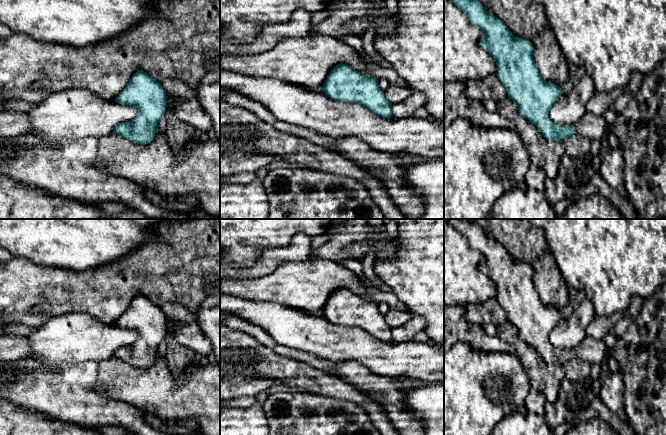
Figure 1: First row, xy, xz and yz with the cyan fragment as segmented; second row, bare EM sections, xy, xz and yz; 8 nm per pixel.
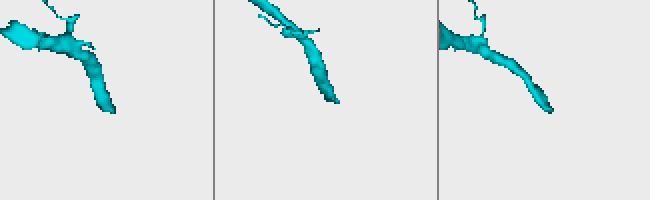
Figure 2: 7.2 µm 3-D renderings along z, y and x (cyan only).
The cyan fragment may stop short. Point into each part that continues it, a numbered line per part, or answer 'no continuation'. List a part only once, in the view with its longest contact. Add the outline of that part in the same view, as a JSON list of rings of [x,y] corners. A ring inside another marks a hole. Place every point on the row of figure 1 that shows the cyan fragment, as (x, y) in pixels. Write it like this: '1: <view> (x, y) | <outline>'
1: yz (593, 127) | [[[586,112],[582,119],[573,125],[573,127],[575,133],[580,136],[590,141],[597,140],[601,142],[610,125],[605,121],[603,116],[597,116]]]

